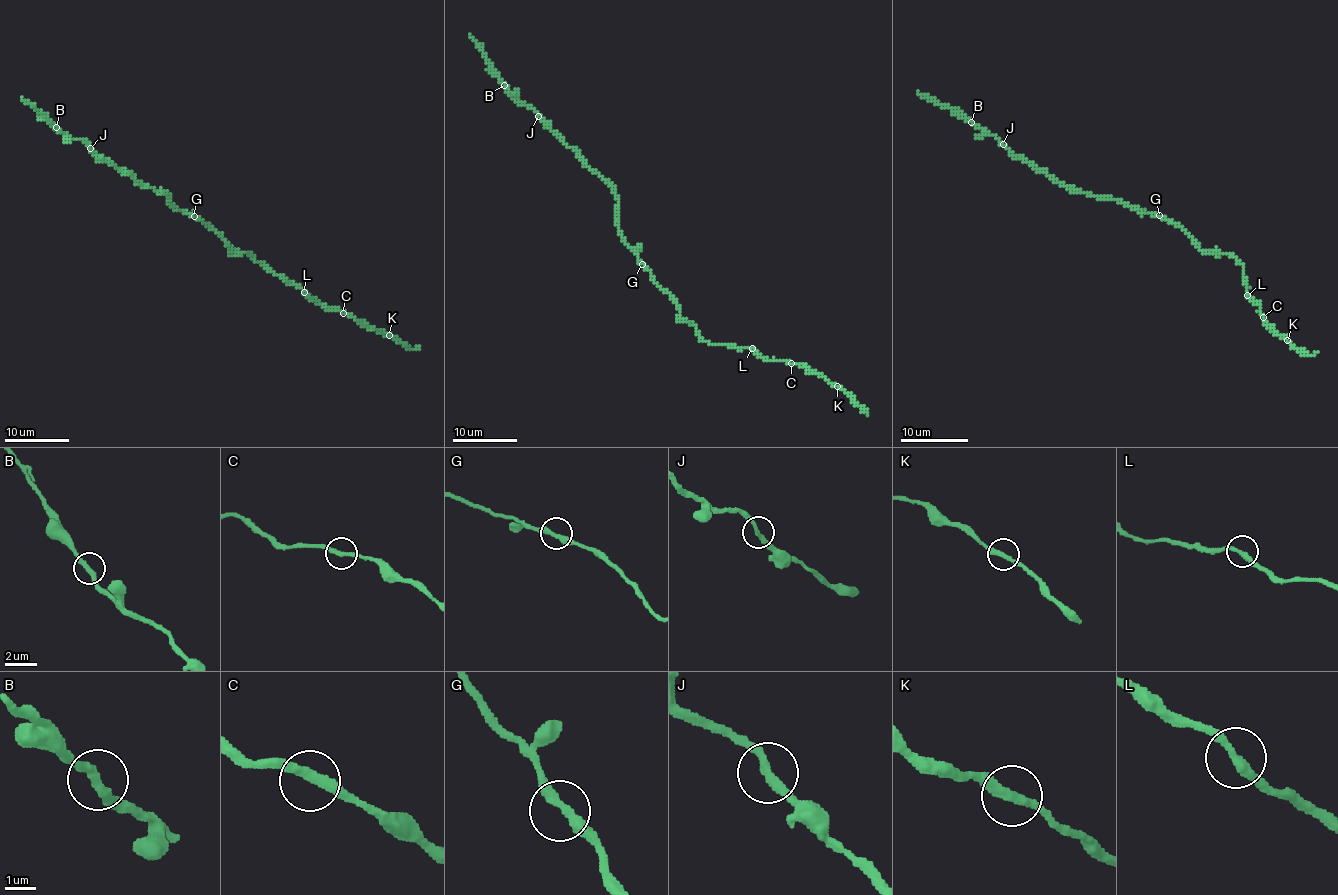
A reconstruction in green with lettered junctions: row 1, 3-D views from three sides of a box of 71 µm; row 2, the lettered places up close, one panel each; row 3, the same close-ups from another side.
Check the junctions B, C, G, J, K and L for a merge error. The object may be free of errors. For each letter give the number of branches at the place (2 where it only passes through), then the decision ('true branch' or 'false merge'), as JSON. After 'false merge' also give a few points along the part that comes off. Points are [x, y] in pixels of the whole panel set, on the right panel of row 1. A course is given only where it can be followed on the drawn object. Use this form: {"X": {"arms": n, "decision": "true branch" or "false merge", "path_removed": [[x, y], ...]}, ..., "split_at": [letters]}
{"B": {"arms": 2, "decision": "true branch"}, "C": {"arms": 2, "decision": "true branch"}, "G": {"arms": 2, "decision": "true branch"}, "J": {"arms": 2, "decision": "true branch"}, "K": {"arms": 2, "decision": "true branch"}, "L": {"arms": 2, "decision": "true branch"}, "split_at": []}

